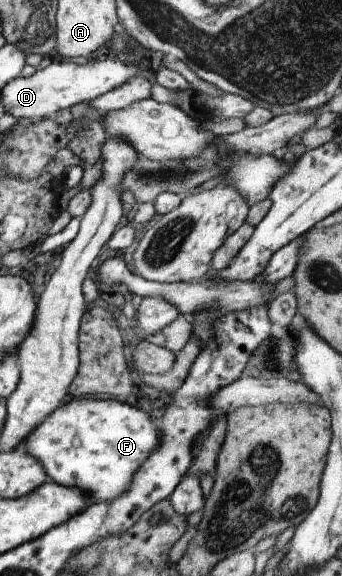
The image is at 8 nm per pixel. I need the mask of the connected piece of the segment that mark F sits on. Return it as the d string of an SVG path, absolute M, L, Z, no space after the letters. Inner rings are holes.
M72 400L60 404L28 434L21 448L42 463L56 484L80 488L94 503L124 494L148 456L158 448L160 430L154 417L117 400Z

